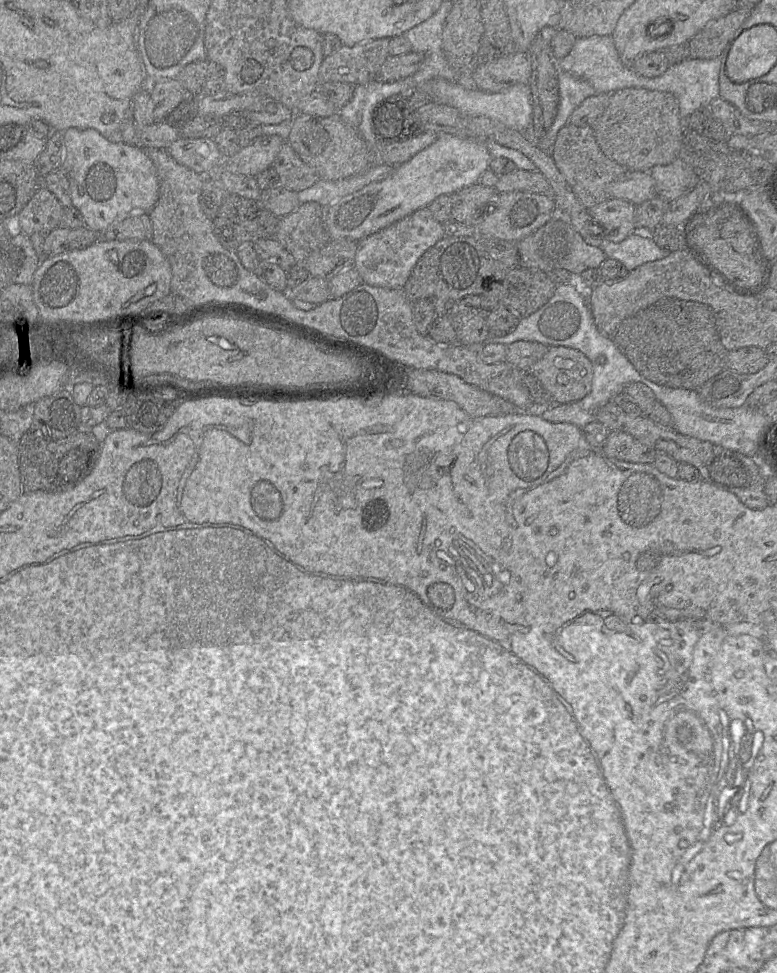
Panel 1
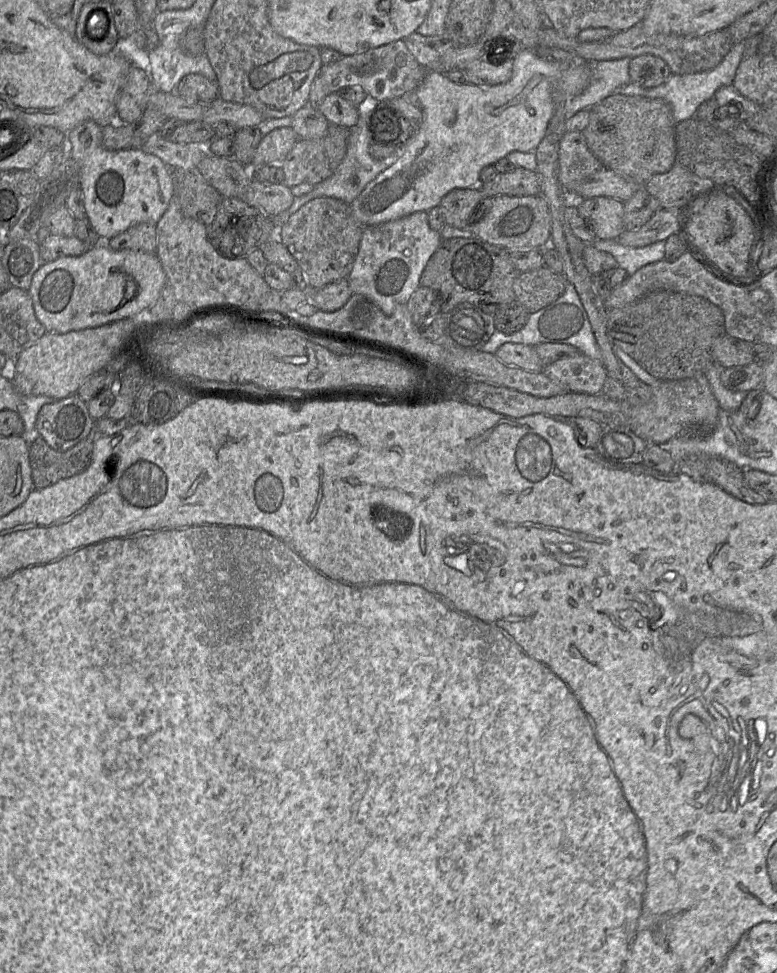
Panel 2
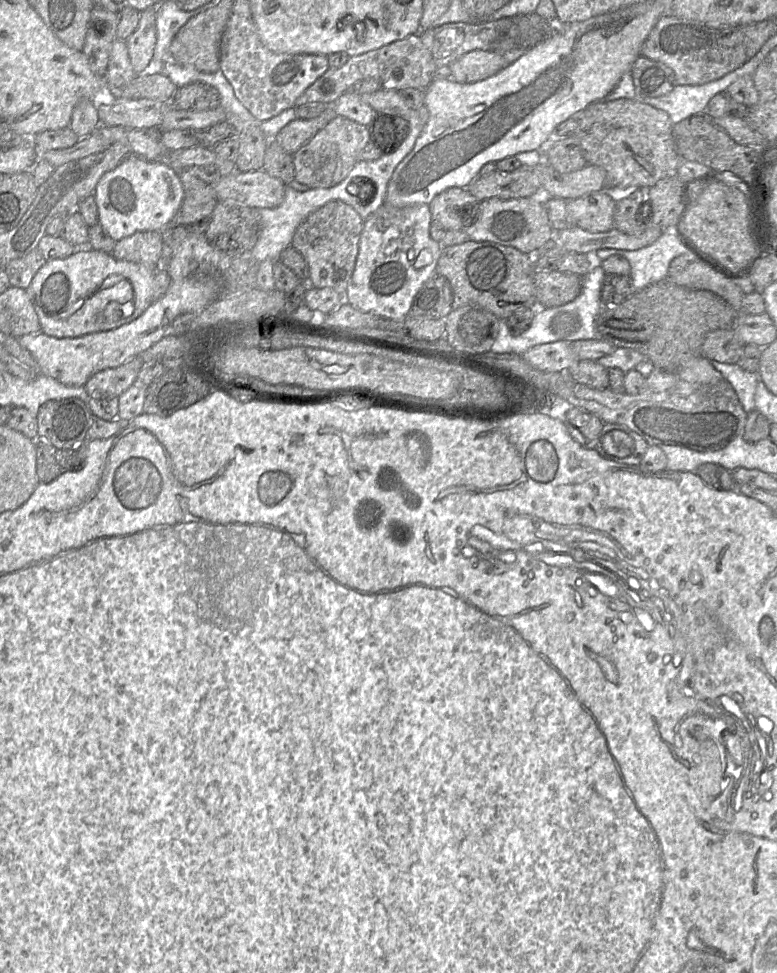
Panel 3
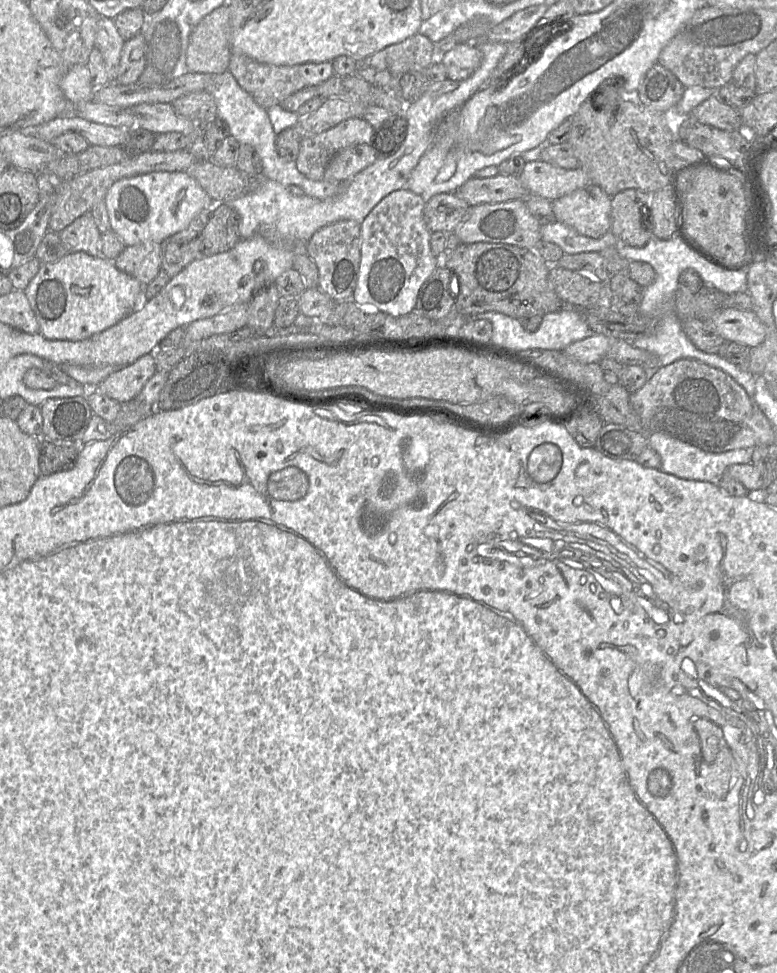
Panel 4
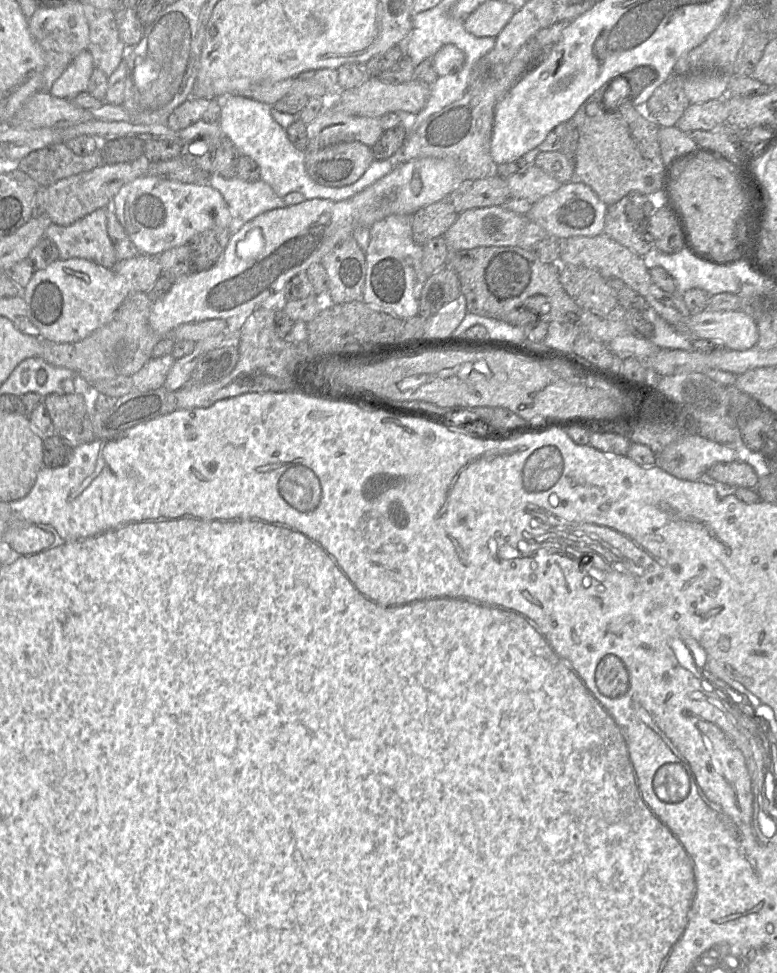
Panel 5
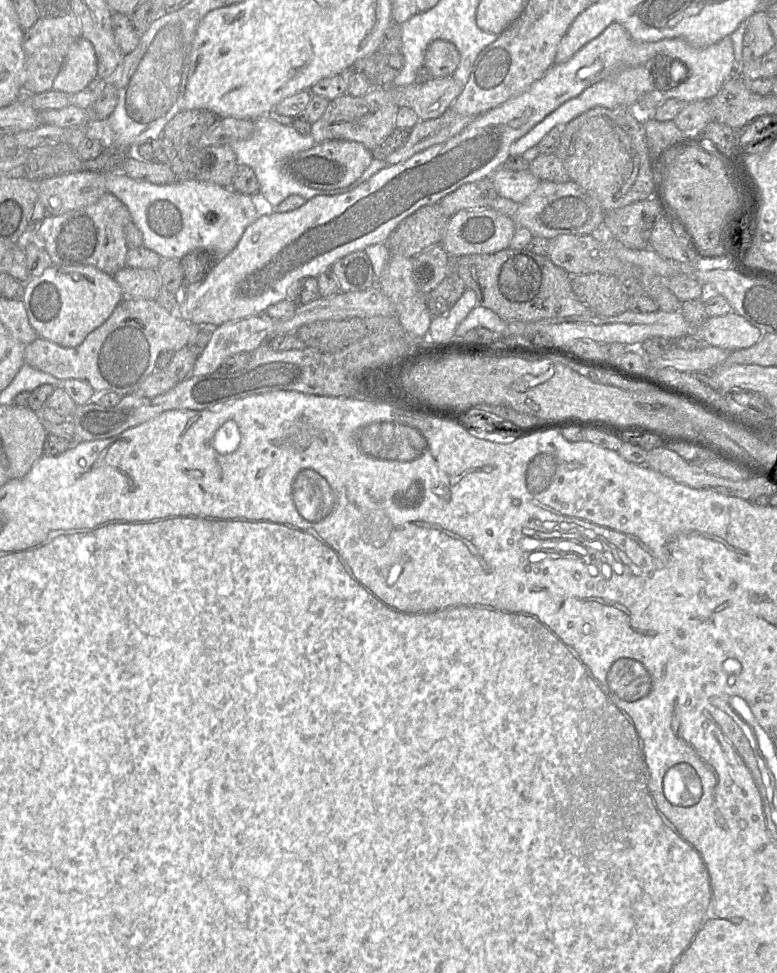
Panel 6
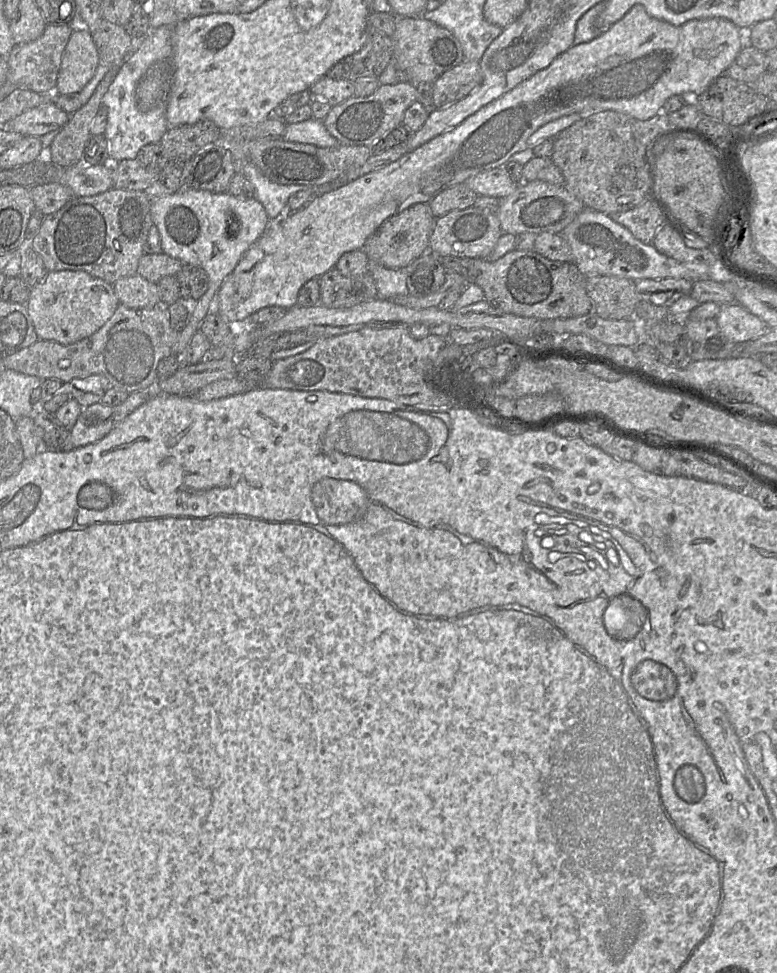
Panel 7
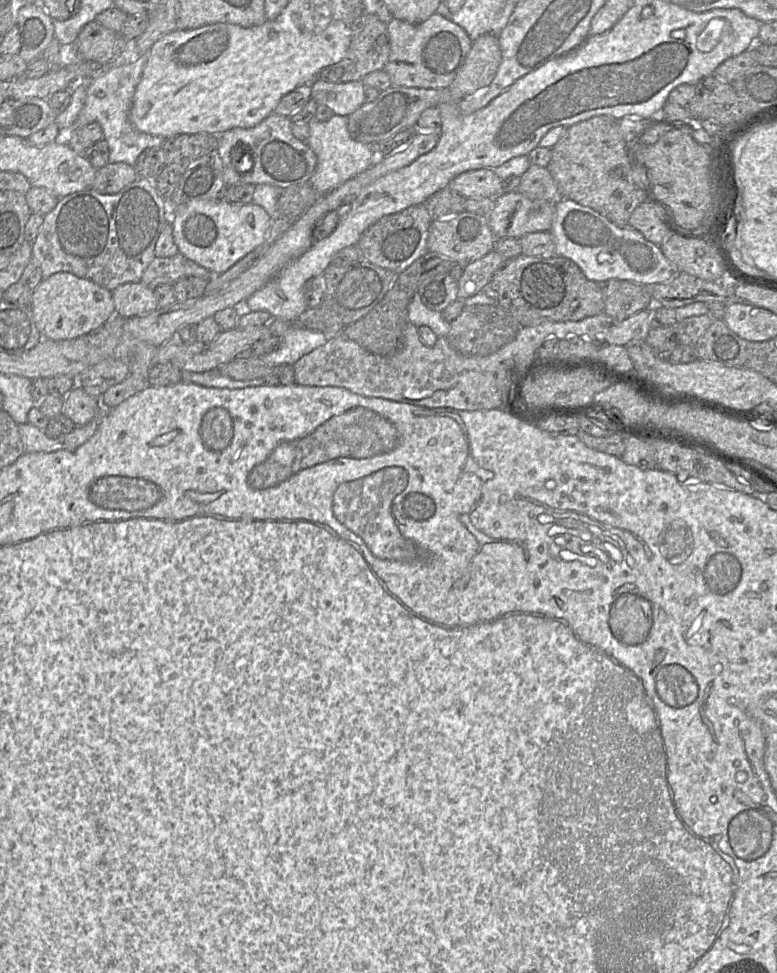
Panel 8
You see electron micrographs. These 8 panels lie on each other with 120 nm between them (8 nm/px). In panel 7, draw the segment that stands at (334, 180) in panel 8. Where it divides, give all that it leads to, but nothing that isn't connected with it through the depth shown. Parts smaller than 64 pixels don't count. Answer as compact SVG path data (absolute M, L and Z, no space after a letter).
M312 118L300 123L286 124L281 139L320 148L332 148L339 145L337 139L327 131L323 121Z

